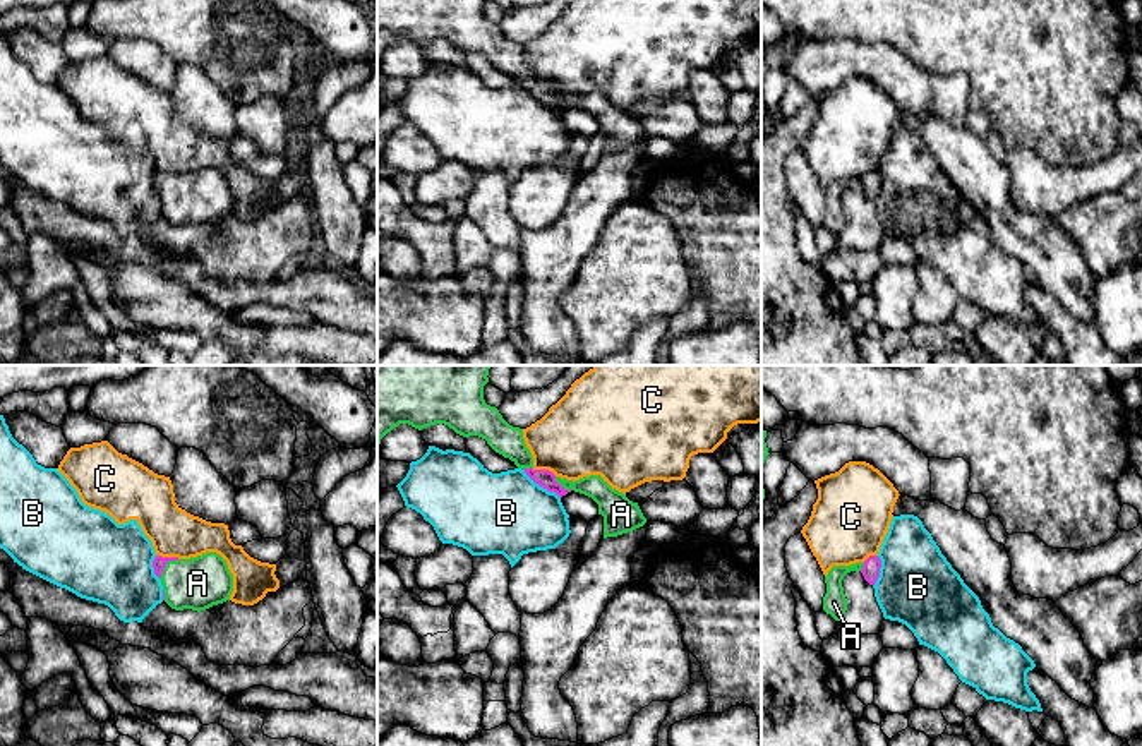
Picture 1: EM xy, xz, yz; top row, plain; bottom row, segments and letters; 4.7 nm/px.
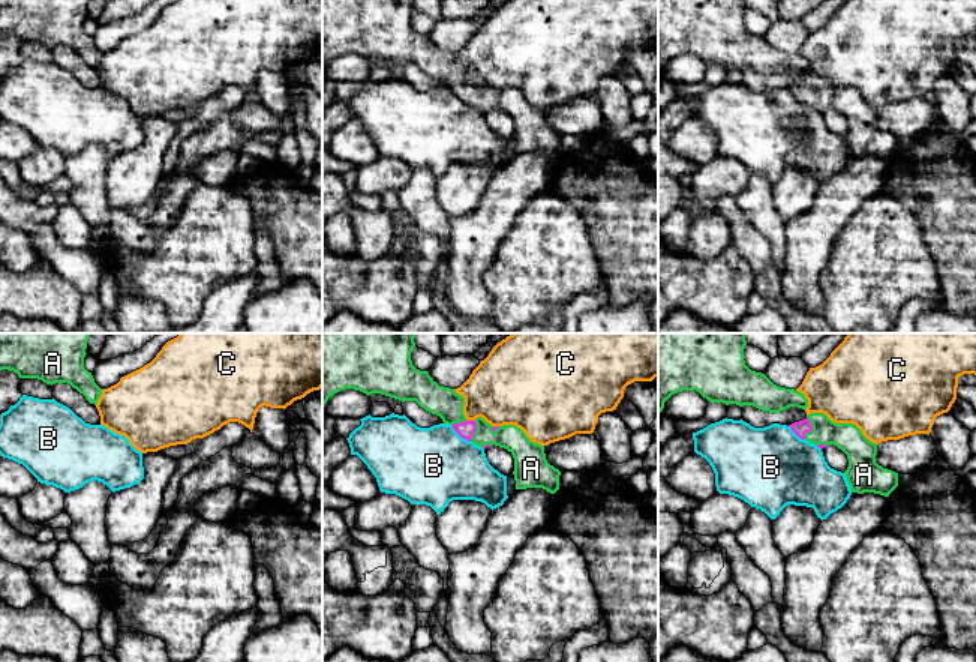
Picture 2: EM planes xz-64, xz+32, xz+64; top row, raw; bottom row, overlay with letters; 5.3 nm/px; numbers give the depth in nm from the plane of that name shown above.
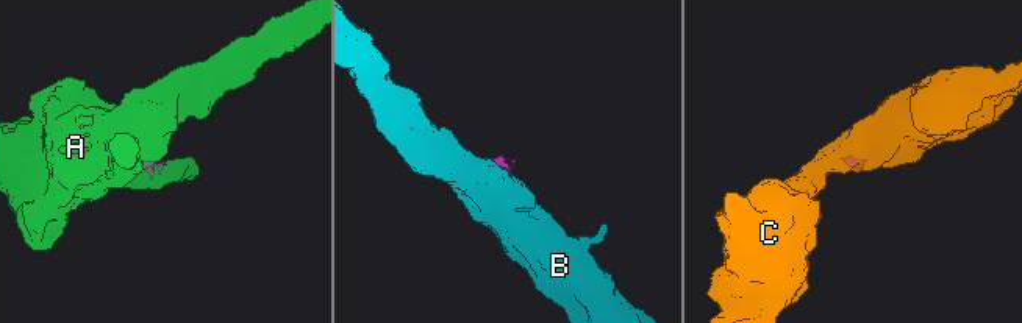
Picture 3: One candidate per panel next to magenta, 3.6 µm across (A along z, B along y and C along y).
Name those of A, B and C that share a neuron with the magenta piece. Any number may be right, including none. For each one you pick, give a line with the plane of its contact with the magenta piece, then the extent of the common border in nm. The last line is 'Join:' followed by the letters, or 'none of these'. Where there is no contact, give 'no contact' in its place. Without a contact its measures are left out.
A: meets magenta in xy; contact 130 nm long
Join: A

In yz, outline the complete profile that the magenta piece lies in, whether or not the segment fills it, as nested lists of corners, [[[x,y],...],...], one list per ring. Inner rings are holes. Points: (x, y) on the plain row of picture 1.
[[[869,171],[864,178],[850,182],[833,182],[825,192],[826,209],[823,213],[823,226],[835,237],[840,237],[847,226],[847,214],[844,209],[842,196],[847,189],[863,189],[869,201],[875,201],[880,192],[881,177],[878,171]]]

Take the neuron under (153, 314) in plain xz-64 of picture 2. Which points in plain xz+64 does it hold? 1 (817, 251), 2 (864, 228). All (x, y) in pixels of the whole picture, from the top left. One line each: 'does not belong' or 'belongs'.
1: belongs
2: does not belong

